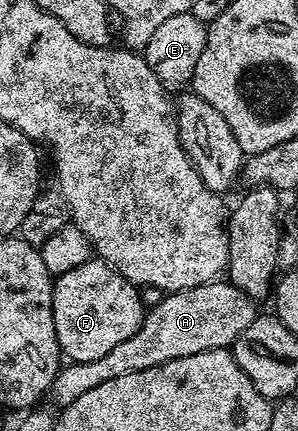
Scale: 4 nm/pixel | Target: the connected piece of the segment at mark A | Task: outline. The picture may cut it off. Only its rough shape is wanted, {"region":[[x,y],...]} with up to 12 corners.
{"region":[[228,279],[166,293],[108,355],[63,364],[58,407],[108,379],[230,349],[256,316]]}

